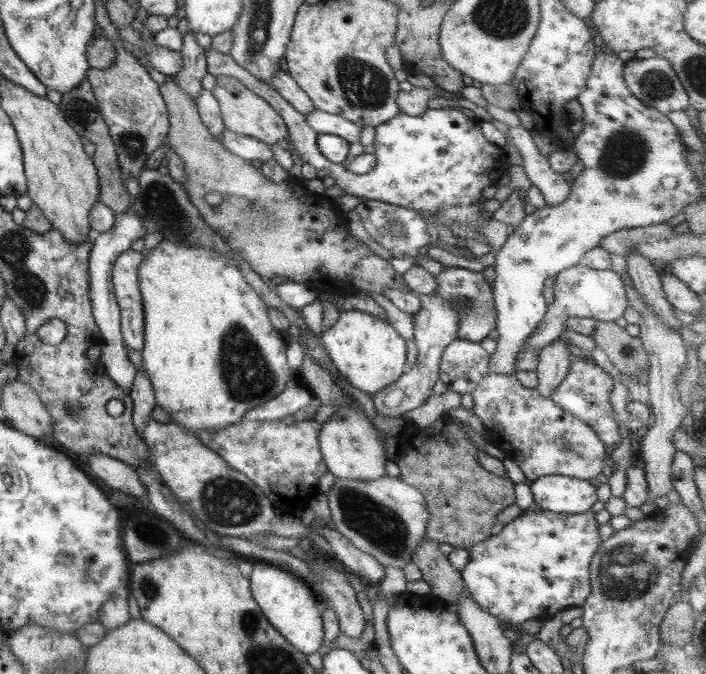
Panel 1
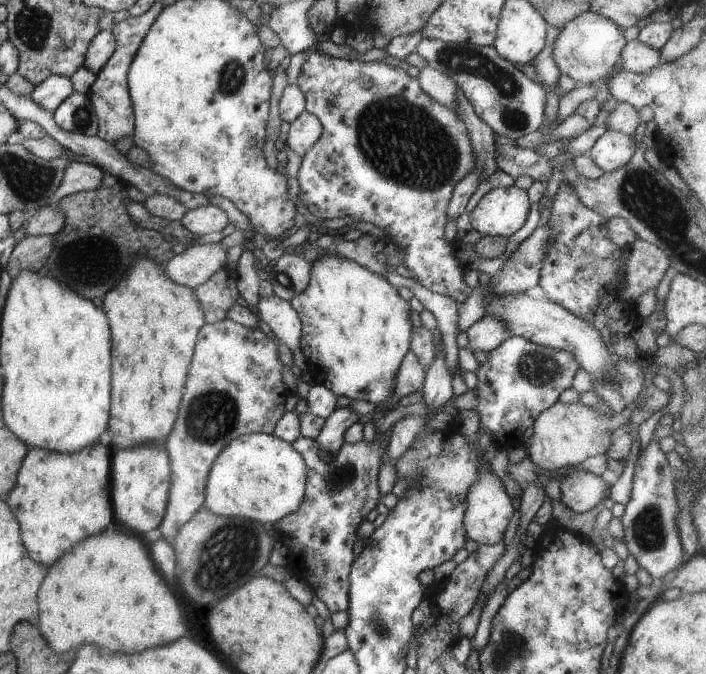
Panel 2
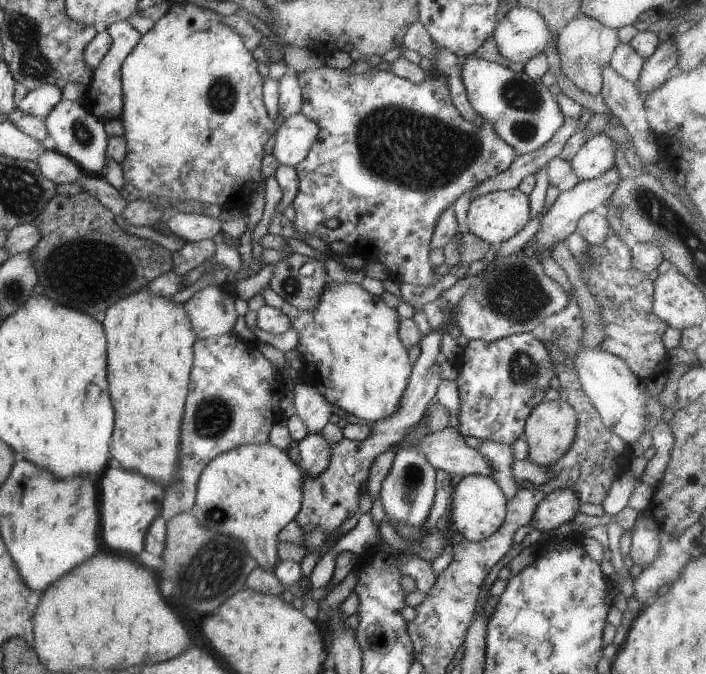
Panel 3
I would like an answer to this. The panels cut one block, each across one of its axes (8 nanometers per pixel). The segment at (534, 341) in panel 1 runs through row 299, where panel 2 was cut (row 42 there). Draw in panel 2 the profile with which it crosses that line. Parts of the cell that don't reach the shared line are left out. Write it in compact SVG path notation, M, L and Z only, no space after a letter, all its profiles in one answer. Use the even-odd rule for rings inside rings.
M585 11L568 20L557 34L551 51L551 58L560 74L569 76L576 84L597 84L612 72L618 64L619 54L627 42L623 30L607 17Z

